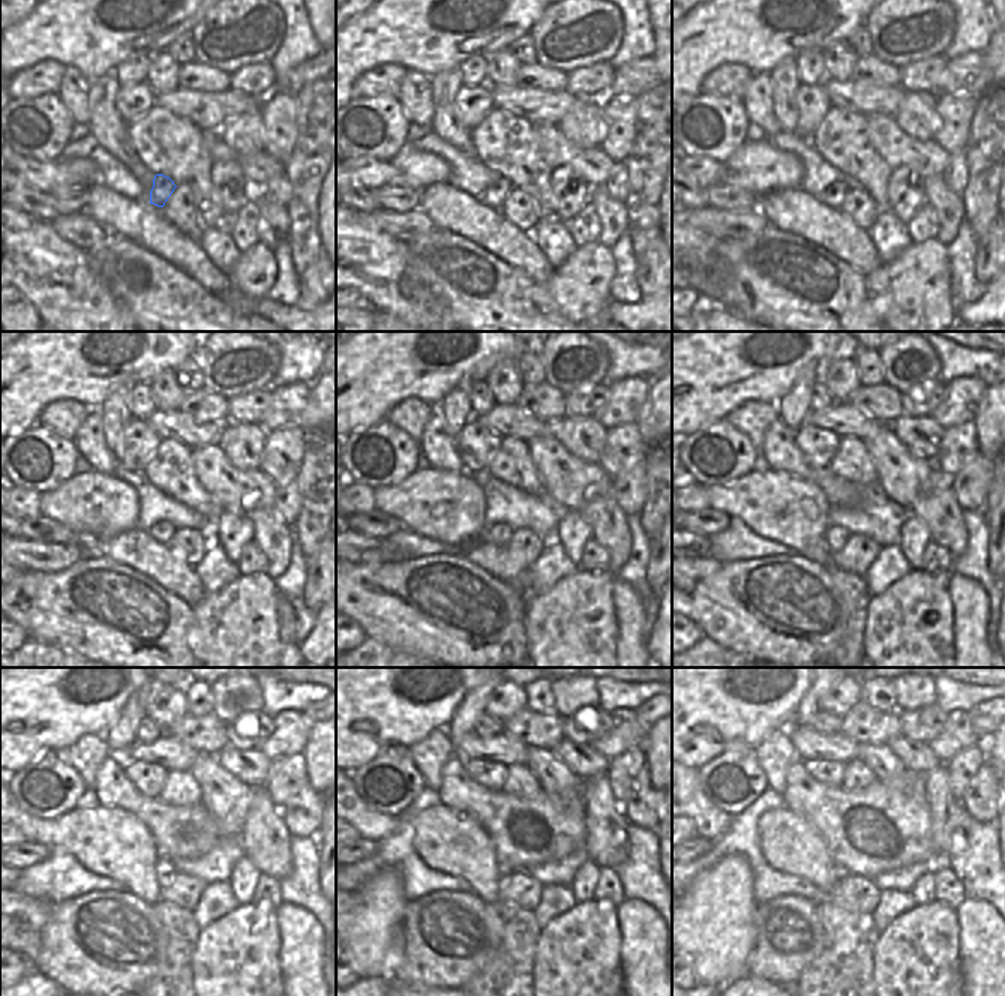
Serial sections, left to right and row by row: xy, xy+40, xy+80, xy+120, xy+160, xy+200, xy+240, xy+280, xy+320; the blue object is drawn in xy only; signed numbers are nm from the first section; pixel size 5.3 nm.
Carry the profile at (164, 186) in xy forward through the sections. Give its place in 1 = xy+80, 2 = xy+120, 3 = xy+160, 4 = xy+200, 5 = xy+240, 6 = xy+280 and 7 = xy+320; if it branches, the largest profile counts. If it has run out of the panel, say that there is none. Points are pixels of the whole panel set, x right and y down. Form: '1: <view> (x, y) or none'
1: xy+80 (833, 195)
2: xy+120 (162, 531)
3: xy+160 (498, 534)
4: xy+200 (836, 536)
5: xy+240 (165, 870)
6: xy+280 (503, 869)
7: xy+320 (837, 873)

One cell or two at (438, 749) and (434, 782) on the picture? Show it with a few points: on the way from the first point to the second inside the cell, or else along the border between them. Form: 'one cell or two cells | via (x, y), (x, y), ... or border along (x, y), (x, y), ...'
one cell | via (434, 756), (434, 774)

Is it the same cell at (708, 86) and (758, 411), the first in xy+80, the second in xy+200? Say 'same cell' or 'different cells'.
same cell

